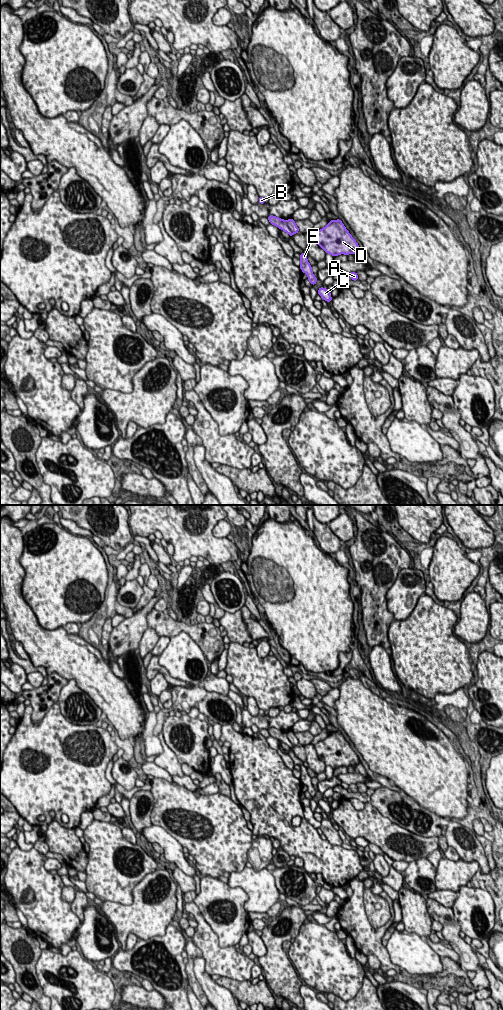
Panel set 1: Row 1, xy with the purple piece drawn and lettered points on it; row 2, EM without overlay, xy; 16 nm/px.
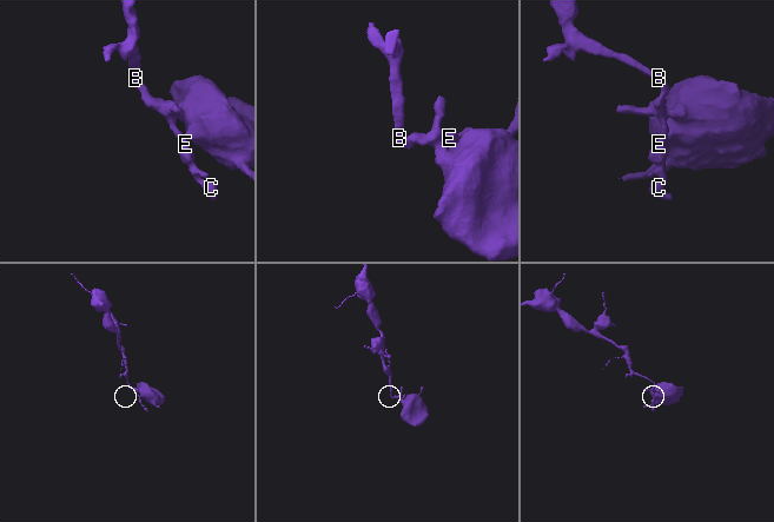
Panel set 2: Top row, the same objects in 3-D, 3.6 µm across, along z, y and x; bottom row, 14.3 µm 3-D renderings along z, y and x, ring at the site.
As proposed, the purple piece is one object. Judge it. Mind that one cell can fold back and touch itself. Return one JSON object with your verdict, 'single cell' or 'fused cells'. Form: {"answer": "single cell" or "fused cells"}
{"answer": "fused cells"}

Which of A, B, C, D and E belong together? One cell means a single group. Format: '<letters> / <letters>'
A D / B C E

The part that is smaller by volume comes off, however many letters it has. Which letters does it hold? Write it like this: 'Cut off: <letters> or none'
Cut off: A, D

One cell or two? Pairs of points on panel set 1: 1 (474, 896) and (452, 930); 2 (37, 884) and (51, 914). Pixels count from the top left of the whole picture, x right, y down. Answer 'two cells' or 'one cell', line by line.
1: two cells
2: one cell

